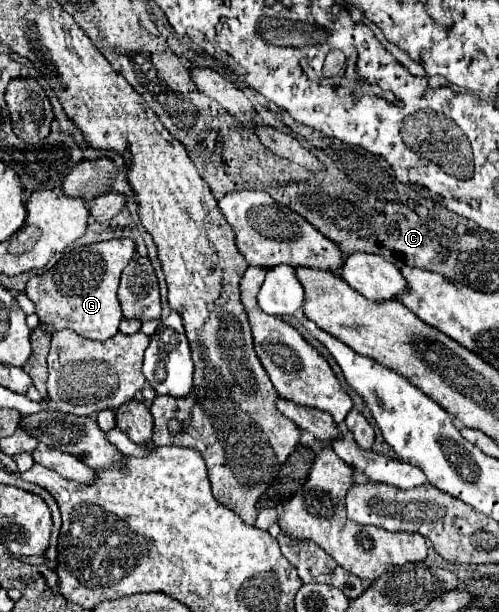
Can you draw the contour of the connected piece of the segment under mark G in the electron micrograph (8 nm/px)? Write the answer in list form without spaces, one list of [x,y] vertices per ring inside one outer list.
[[[110,239],[72,249],[46,273],[30,277],[24,293],[34,303],[34,313],[42,323],[54,329],[72,329],[80,337],[92,341],[106,341],[118,333],[122,321],[116,291],[122,267],[128,265],[134,253],[136,245],[132,239]]]

